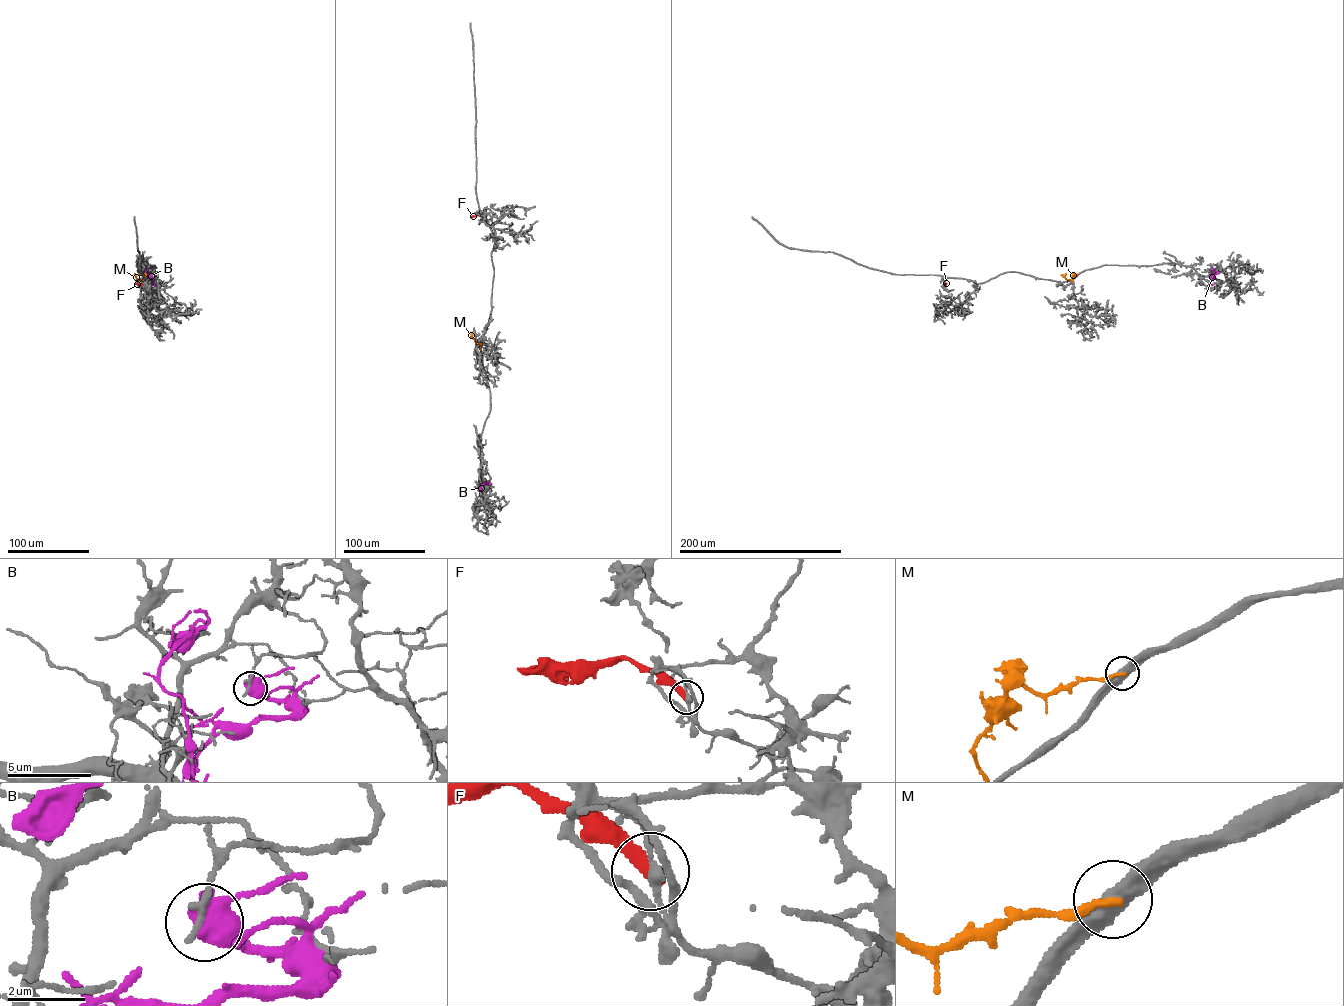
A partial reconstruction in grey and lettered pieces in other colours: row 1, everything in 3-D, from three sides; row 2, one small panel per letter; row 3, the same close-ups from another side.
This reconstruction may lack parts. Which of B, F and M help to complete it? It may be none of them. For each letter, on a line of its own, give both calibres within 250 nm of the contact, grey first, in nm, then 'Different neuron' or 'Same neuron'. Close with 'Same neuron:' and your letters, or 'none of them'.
B: Thickness 200 nm (grey) against 440 nm. Different neuron
F: Thickness 220 nm (grey) against 400 nm. Different neuron
M: Thickness 440 nm (grey) against 220 nm. Different neuron
Same neuron: none of them

